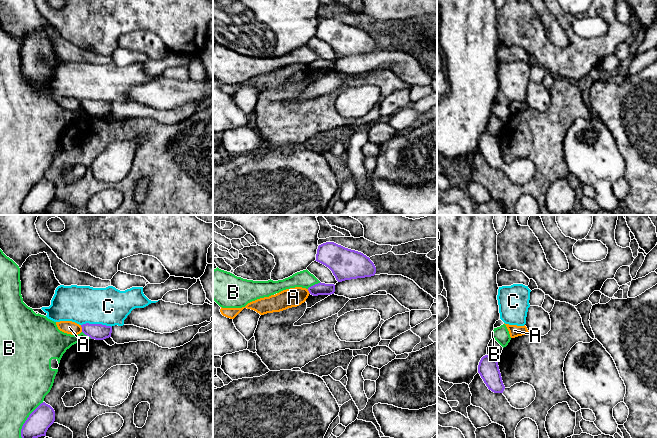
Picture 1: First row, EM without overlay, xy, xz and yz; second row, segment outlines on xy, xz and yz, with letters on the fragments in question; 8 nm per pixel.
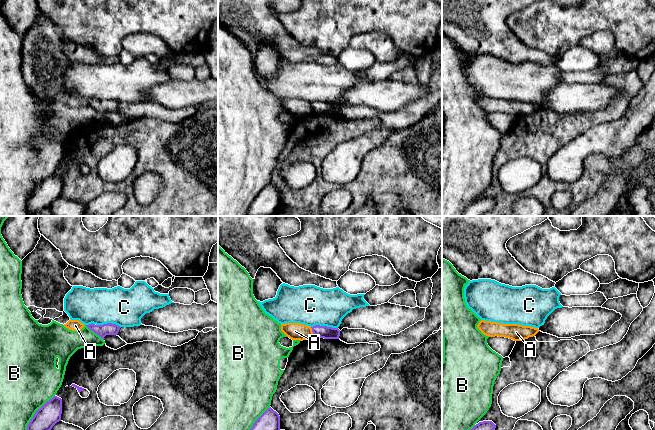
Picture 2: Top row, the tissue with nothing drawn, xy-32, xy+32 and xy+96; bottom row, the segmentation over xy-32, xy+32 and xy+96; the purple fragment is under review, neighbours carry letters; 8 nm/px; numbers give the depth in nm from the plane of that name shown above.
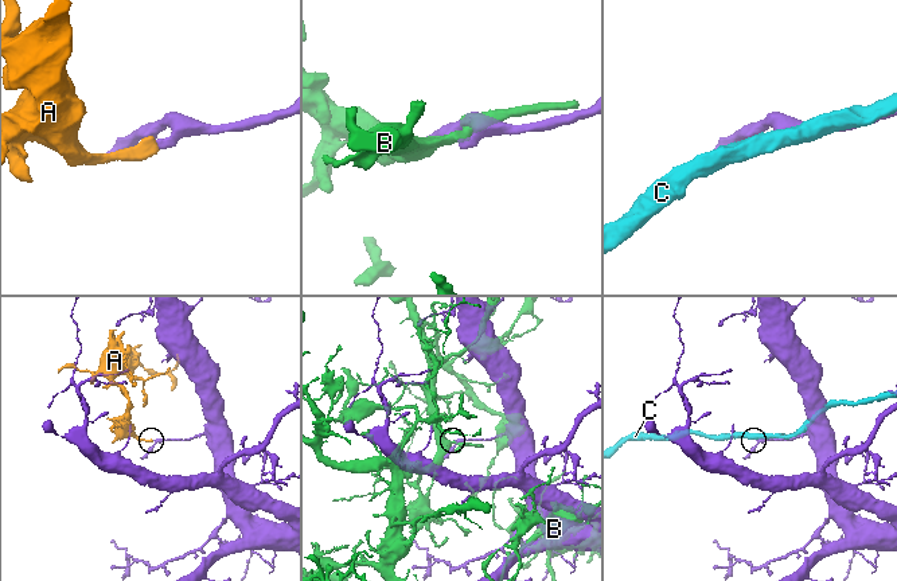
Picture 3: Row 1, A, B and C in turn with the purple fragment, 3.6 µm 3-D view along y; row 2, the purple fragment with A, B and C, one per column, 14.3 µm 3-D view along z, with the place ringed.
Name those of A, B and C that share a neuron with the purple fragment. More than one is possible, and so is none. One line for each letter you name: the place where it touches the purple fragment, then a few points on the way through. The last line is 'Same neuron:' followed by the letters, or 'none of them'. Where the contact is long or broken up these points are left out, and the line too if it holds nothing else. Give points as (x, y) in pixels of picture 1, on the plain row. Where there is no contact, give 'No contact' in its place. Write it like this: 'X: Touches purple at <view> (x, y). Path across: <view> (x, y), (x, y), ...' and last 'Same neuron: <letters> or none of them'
Same neuron: none of them

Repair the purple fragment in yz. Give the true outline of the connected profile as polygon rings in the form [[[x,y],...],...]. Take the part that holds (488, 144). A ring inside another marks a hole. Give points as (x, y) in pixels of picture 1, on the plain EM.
[[[488,131],[483,132],[478,141],[478,149],[489,166],[494,169],[503,169],[505,162],[497,136],[490,134]]]

